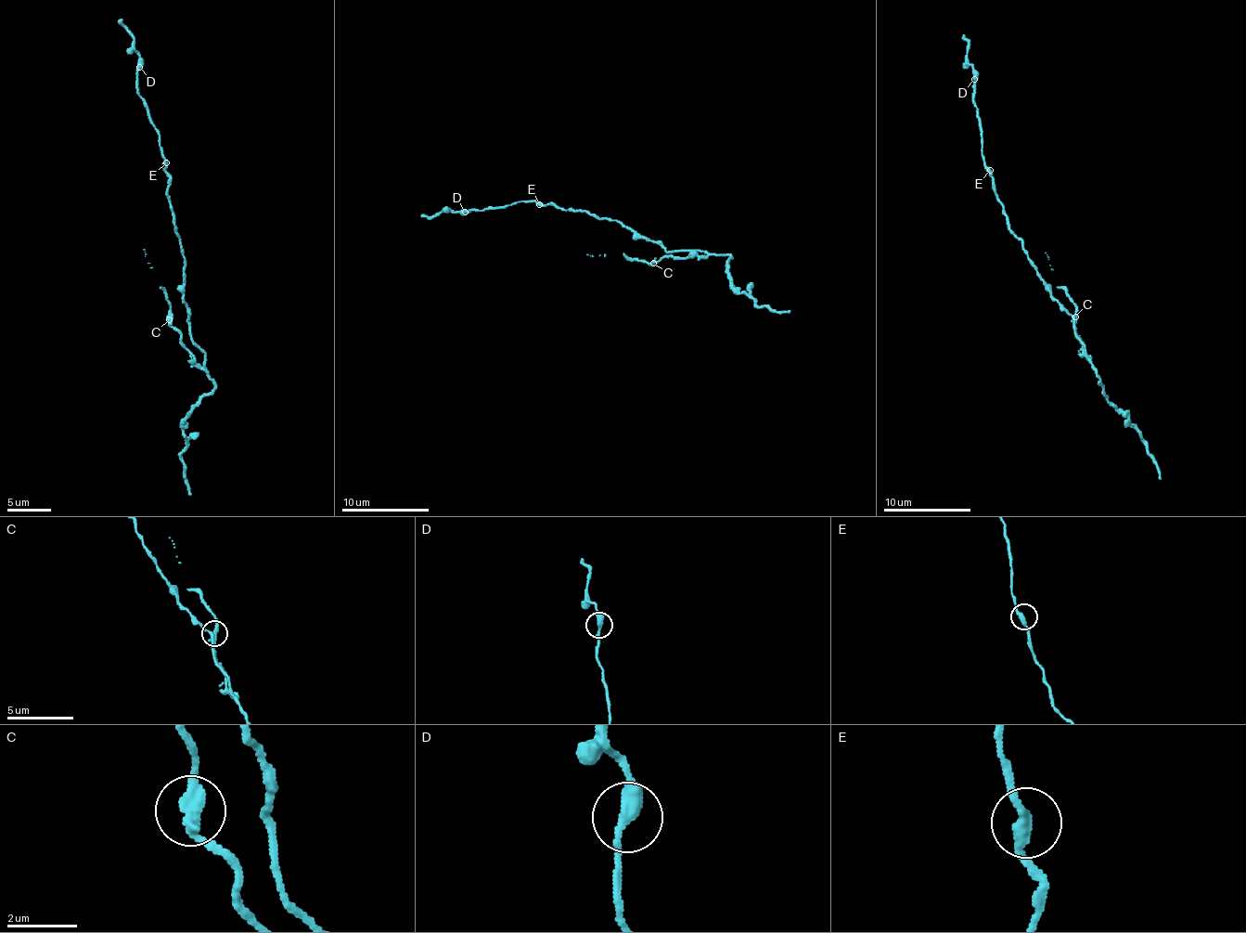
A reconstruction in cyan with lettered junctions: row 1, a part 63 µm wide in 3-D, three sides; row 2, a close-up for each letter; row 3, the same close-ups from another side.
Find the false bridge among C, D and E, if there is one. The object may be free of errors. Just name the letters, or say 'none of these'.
C

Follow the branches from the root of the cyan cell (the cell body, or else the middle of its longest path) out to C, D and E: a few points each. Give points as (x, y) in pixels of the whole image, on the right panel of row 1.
C: (1036, 265), (1036, 275), (1051, 299), (1072, 317), (1073, 332), (1088, 357), (1076, 333), (1076, 316)
D: (1036, 265), (1023, 240), (1008, 227), (990, 168), (982, 161), (974, 79)
E: (1036, 265), (1028, 255), (1023, 240), (1008, 227), (1002, 202), (996, 198), (990, 170)

